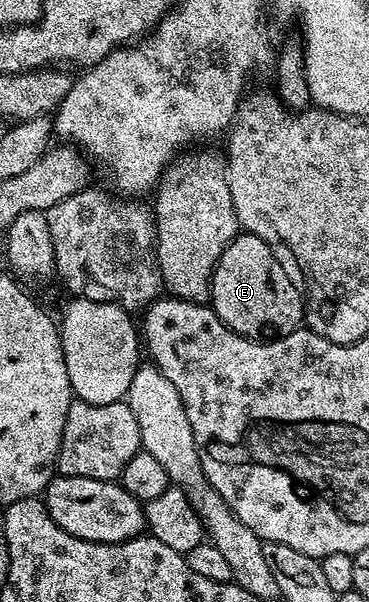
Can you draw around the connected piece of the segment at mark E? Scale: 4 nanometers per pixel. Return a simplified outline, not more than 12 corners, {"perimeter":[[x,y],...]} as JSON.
{"perimeter":[[239,234],[208,299],[237,335],[299,330],[303,292],[271,244]]}

